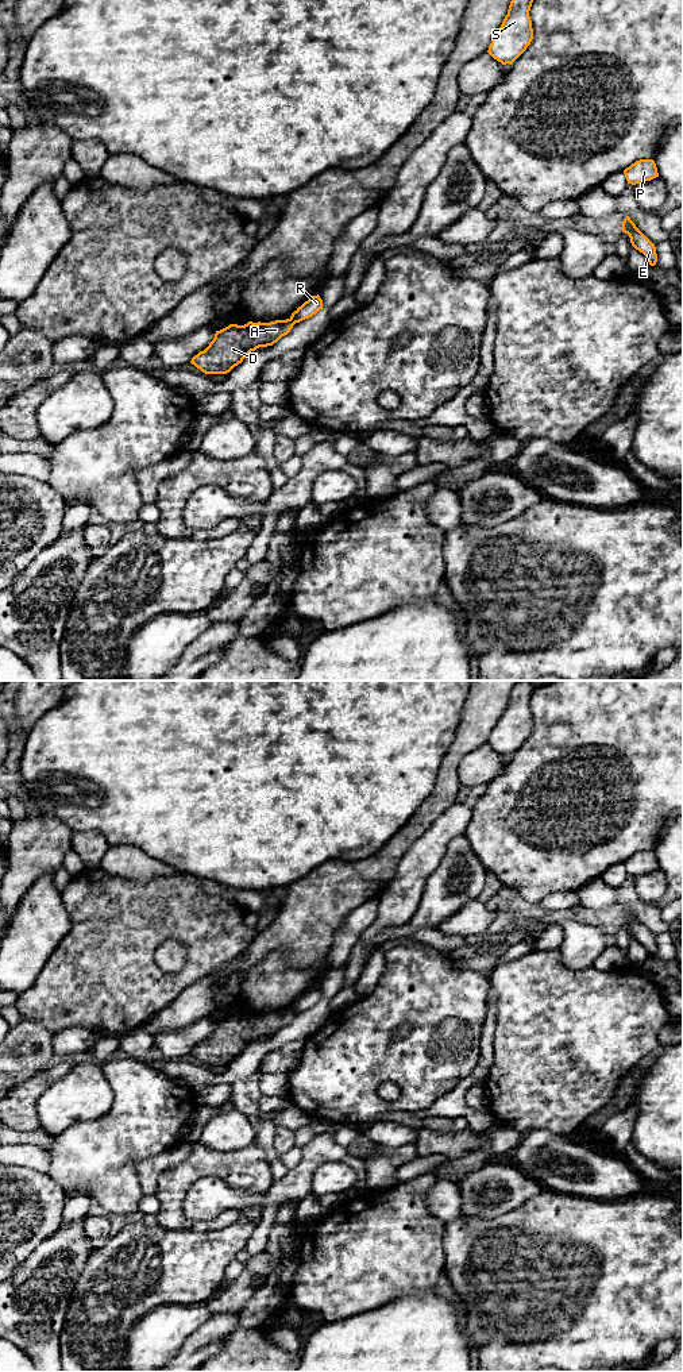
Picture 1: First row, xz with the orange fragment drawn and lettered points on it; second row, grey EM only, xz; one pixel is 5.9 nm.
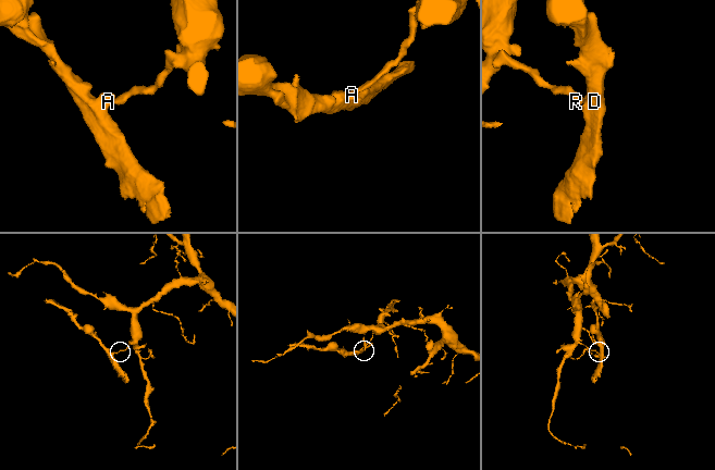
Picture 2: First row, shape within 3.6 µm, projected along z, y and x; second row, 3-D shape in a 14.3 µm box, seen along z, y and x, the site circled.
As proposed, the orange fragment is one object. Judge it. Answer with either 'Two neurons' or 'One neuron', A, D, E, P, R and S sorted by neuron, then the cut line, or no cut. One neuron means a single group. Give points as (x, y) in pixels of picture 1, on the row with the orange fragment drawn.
Two neurons. Groups: A D / E P R S. Split along xz (289, 319), (294, 323)

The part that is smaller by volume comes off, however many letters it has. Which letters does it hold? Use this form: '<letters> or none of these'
A, D

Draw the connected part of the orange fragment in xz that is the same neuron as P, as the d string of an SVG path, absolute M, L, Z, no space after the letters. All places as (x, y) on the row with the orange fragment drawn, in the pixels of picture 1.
M640 159L624 170L628 184L636 185L659 177L653 159Z

